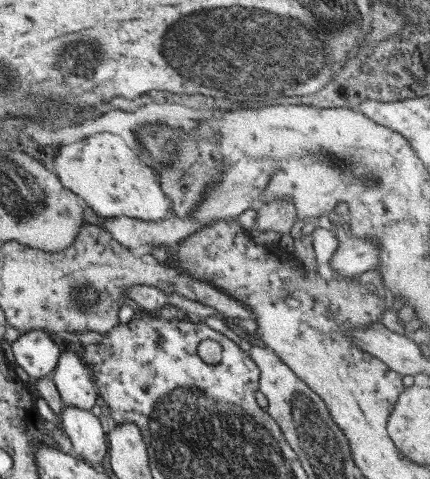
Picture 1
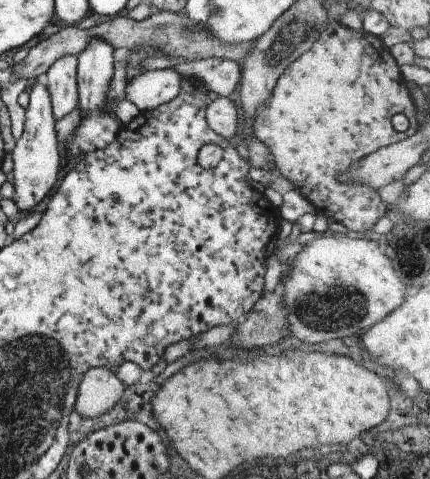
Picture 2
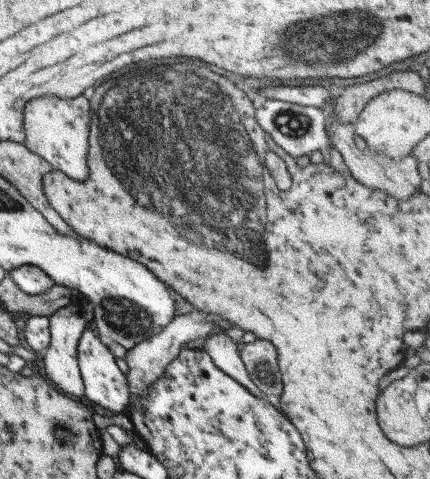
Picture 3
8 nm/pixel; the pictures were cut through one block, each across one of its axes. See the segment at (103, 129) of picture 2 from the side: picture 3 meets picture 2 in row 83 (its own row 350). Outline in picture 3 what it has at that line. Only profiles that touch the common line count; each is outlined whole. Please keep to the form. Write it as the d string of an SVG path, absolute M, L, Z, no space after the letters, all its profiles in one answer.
M87 328L79 339L77 347L77 360L81 378L84 383L83 400L87 404L98 404L100 407L110 409L119 417L126 411L128 400L130 400L130 391L128 391L128 380L117 366L116 358L106 344L98 340L94 334L93 328Z

